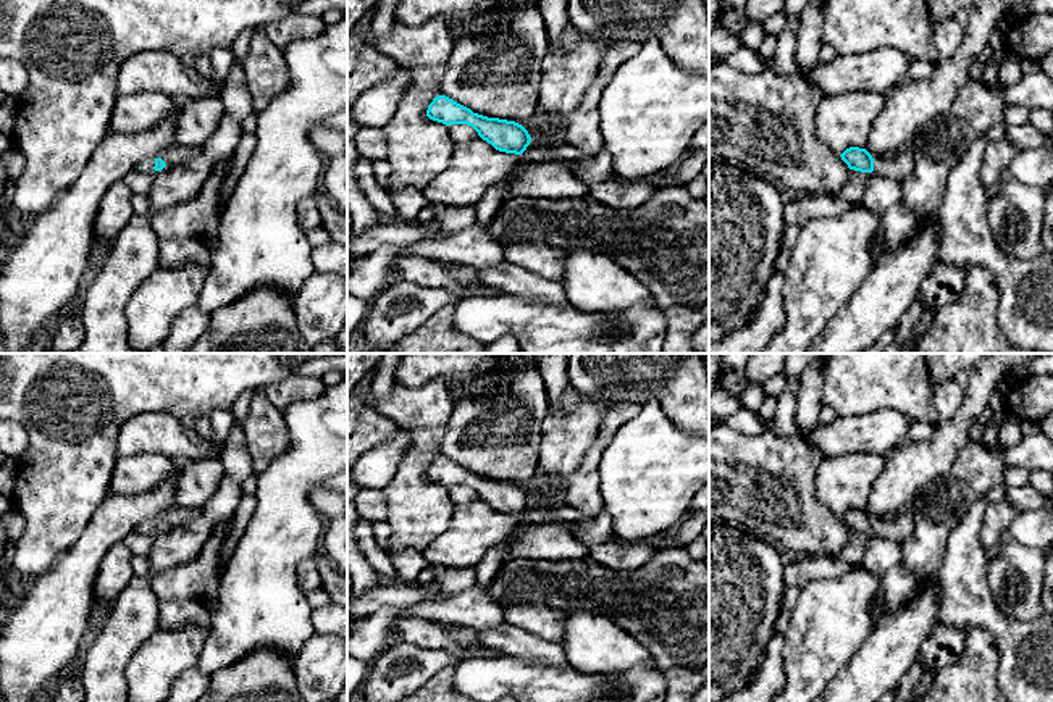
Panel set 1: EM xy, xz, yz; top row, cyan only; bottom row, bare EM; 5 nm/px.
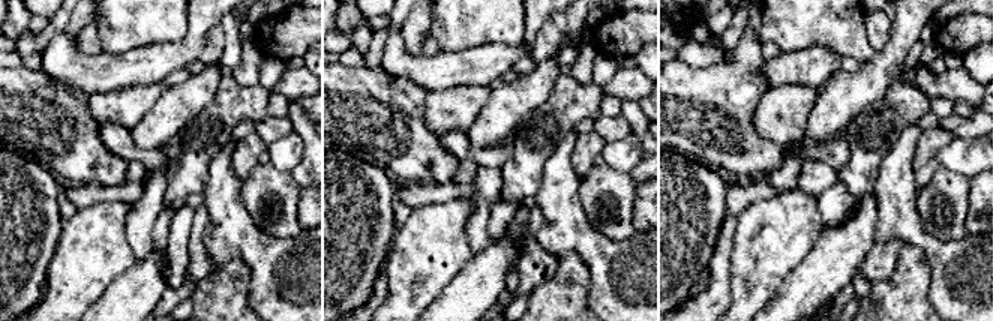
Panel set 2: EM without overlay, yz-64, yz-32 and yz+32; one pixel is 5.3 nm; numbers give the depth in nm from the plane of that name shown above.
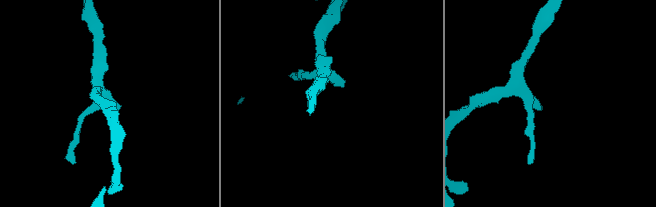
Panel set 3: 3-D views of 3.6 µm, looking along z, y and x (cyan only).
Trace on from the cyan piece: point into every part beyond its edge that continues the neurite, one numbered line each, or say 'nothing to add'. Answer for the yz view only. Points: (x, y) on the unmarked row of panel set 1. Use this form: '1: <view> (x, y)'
1: yz (900, 526)

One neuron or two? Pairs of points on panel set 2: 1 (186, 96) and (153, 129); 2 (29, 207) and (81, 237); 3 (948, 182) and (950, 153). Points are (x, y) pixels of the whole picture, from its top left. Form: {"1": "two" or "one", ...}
{"1": "one", "2": "two", "3": "two"}

